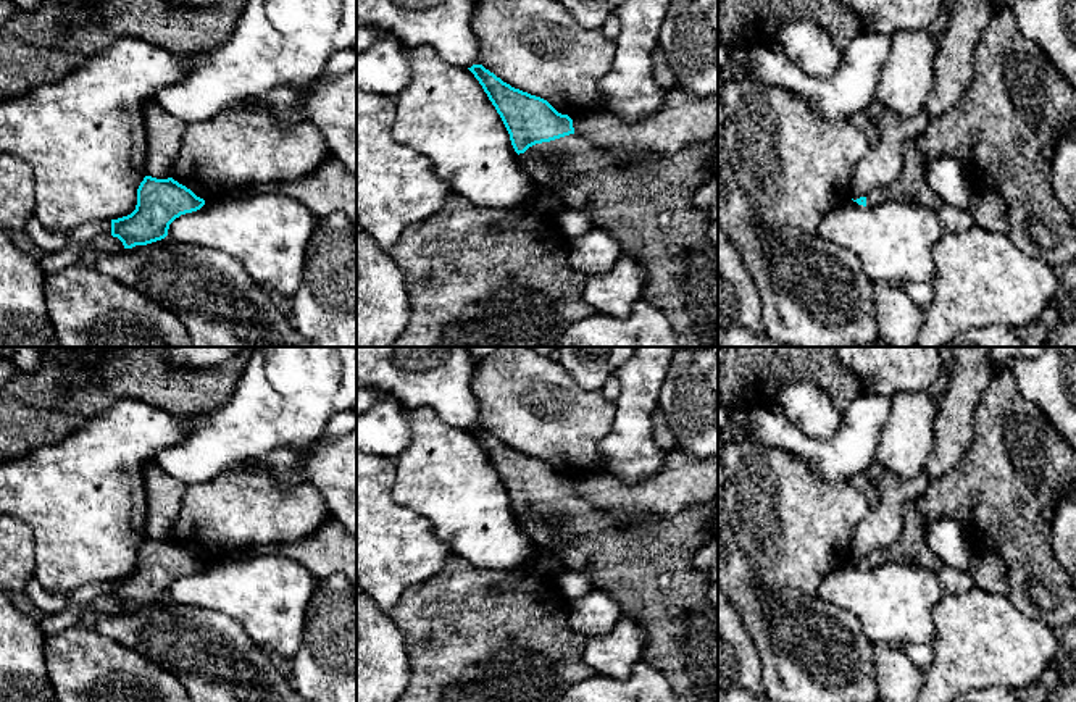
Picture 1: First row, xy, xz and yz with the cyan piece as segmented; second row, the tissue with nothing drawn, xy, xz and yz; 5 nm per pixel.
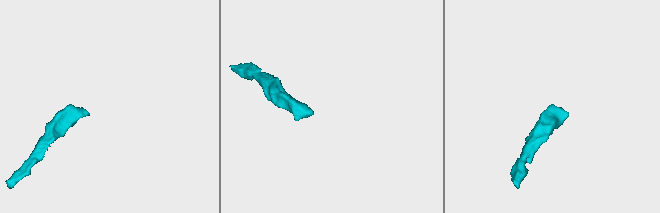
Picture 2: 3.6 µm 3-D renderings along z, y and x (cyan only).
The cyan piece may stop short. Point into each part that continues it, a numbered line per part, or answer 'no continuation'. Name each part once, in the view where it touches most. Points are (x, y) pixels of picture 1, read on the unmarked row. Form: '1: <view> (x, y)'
1: xz (647, 567)

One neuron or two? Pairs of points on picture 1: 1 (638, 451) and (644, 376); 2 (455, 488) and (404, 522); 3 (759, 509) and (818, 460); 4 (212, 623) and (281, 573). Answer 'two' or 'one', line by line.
1: one
2: two
3: two
4: two

